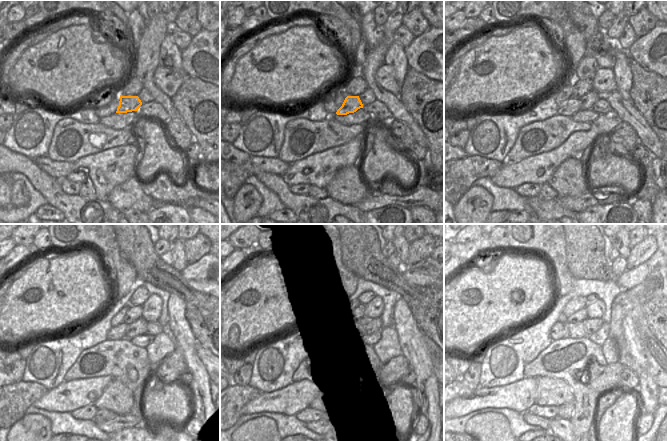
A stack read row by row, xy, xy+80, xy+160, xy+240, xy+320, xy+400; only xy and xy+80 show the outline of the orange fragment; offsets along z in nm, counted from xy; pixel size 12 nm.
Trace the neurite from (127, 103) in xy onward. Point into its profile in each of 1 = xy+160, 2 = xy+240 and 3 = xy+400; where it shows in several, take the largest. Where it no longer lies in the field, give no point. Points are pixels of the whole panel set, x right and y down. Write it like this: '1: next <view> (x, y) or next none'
1: next xy+160 (573, 105)
2: next xy+240 (115, 333)
3: next xy+400 (557, 331)

